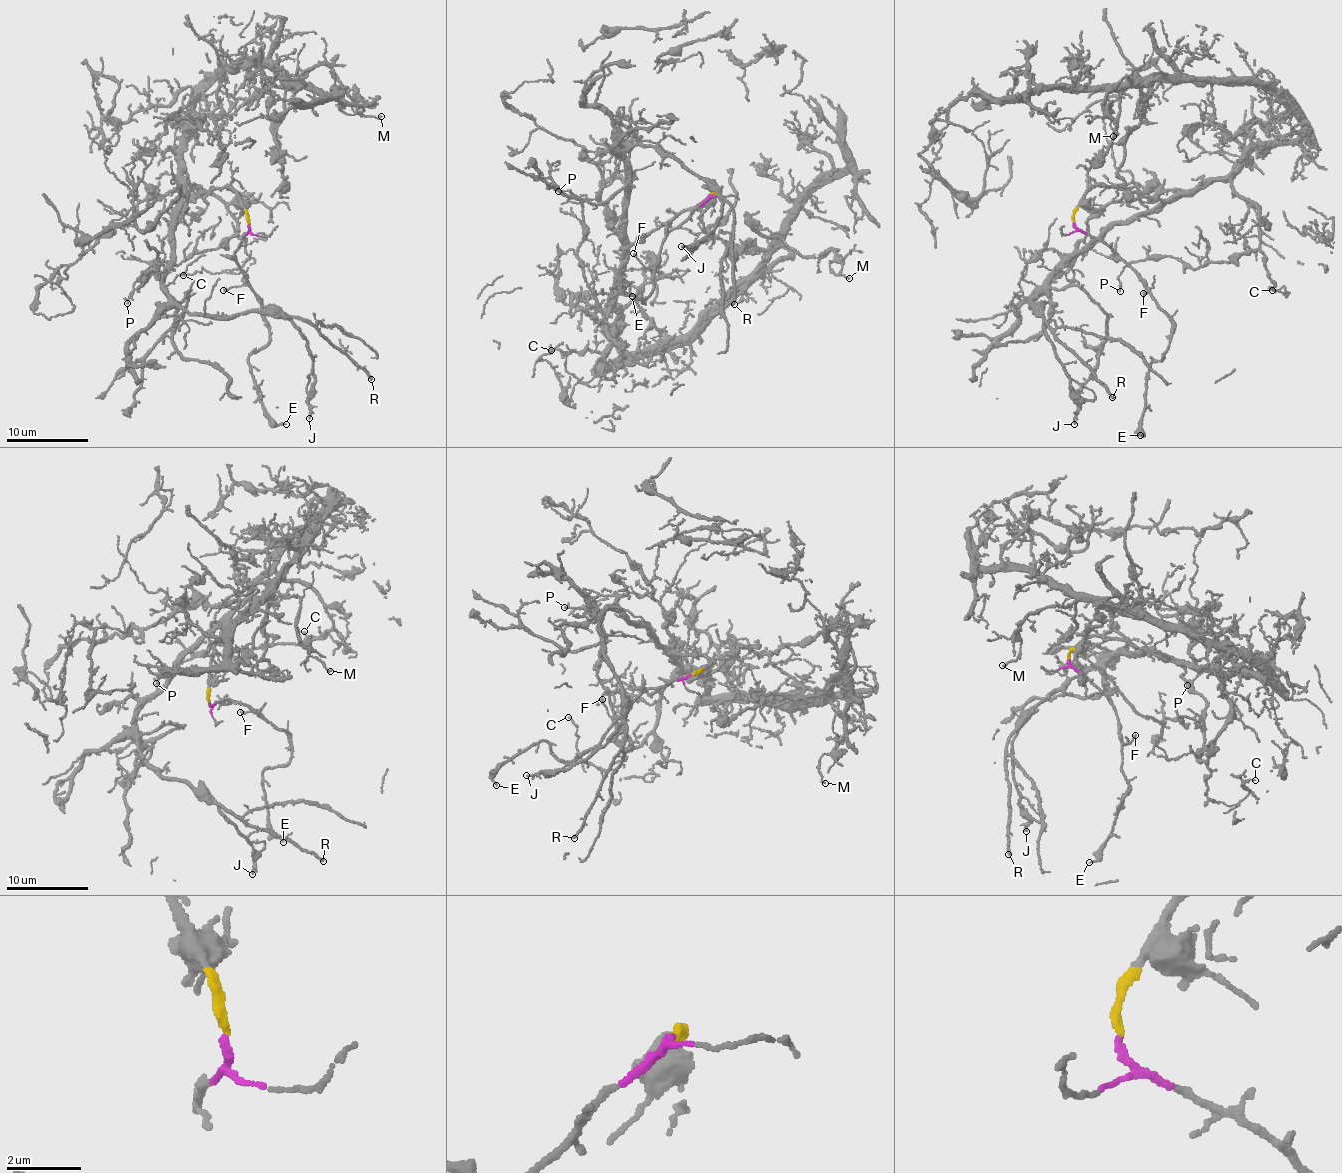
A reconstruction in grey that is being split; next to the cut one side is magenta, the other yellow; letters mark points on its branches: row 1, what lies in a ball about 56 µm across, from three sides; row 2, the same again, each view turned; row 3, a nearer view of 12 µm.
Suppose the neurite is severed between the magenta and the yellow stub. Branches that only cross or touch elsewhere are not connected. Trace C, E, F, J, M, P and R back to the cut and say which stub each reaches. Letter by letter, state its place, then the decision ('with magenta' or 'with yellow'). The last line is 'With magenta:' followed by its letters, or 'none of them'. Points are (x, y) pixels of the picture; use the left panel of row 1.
C: place (183, 275); with yellow
E: place (286, 424); with magenta
F: place (223, 290); with magenta
J: place (309, 418); with yellow
M: place (381, 116); with yellow
P: place (127, 303); with yellow
R: place (371, 379); with yellow
With magenta: E, F

